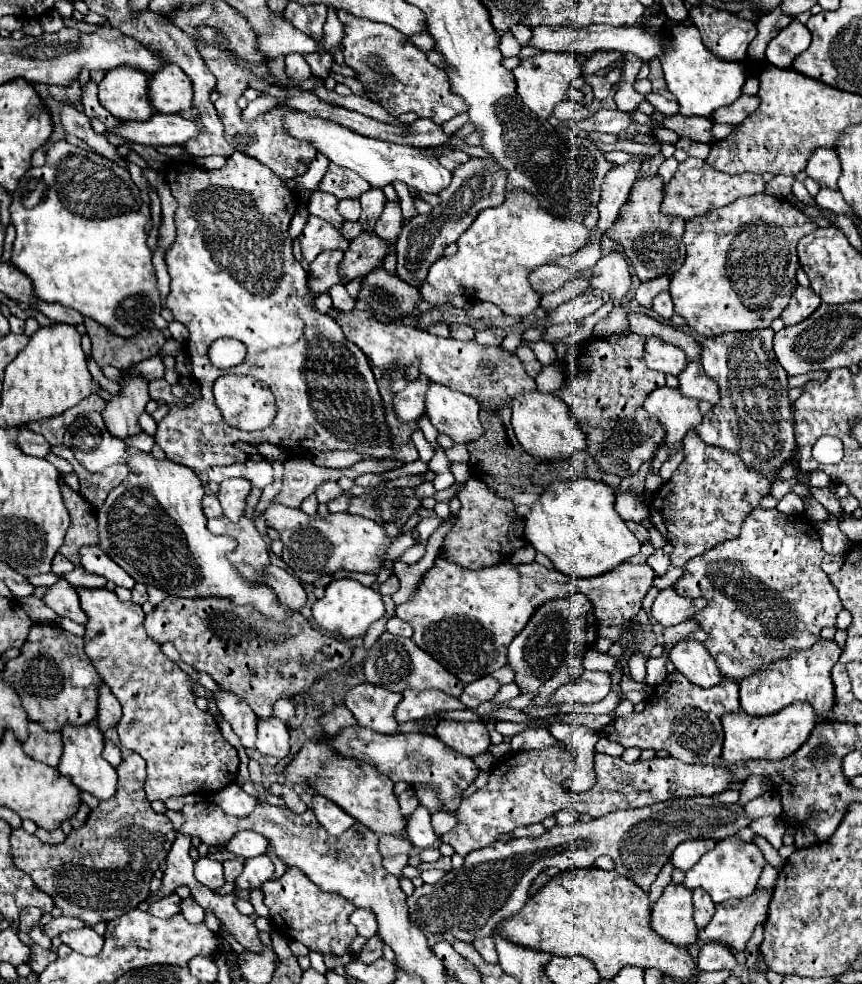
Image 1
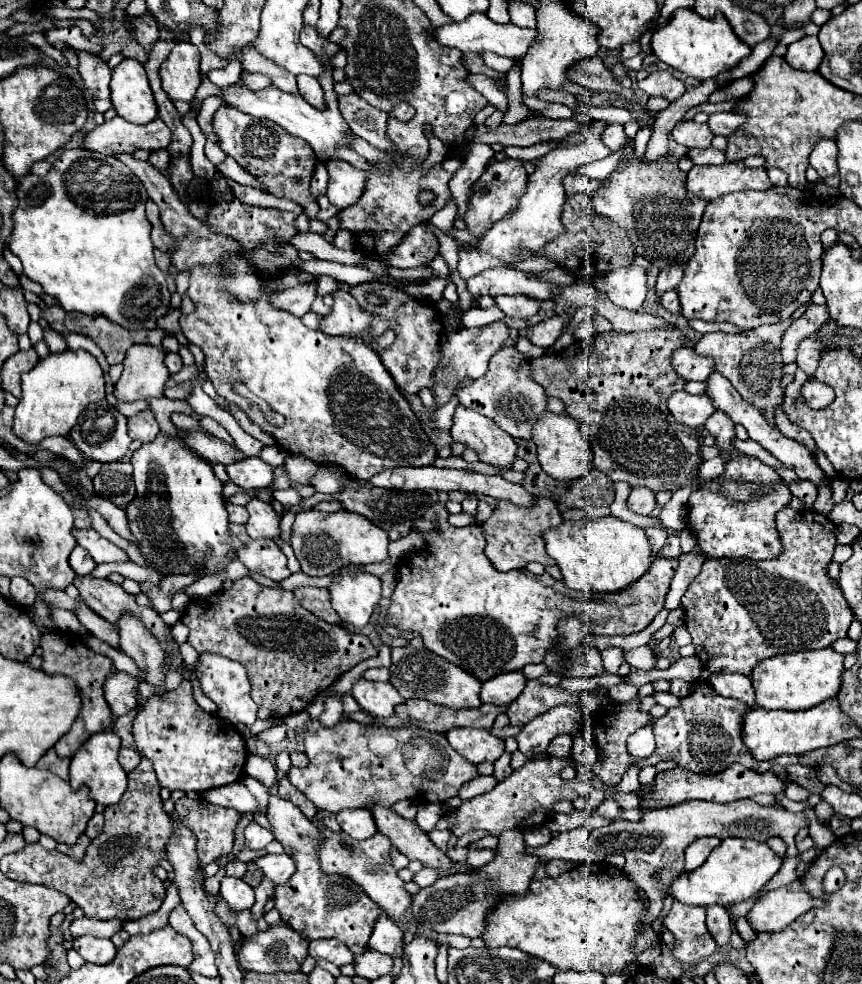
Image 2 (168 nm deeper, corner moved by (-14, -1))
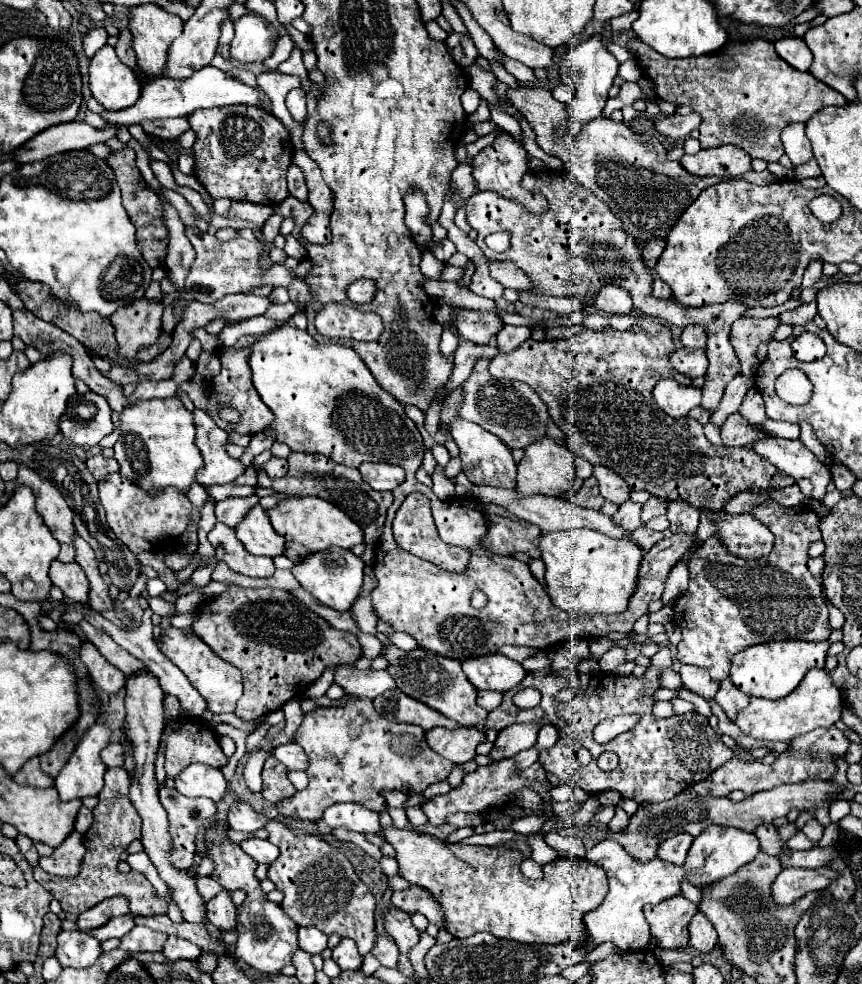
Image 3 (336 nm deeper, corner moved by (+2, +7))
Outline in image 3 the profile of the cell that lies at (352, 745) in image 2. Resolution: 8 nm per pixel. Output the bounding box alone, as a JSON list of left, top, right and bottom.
[278,698,454,822]

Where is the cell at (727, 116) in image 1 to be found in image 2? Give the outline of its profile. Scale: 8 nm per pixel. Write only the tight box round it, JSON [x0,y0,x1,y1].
[708,112,744,136]

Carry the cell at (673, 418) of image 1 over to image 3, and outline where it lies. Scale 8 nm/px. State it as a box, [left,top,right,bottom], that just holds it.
[654,380,702,418]

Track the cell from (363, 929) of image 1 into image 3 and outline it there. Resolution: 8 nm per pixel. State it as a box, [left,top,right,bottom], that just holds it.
[372,936,398,968]

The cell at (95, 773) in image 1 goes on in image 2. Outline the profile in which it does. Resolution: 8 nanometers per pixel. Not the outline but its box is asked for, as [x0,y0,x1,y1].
[70,730,126,806]

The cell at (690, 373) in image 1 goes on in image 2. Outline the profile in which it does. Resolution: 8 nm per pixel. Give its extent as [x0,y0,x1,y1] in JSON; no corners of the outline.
[706,372,834,514]

